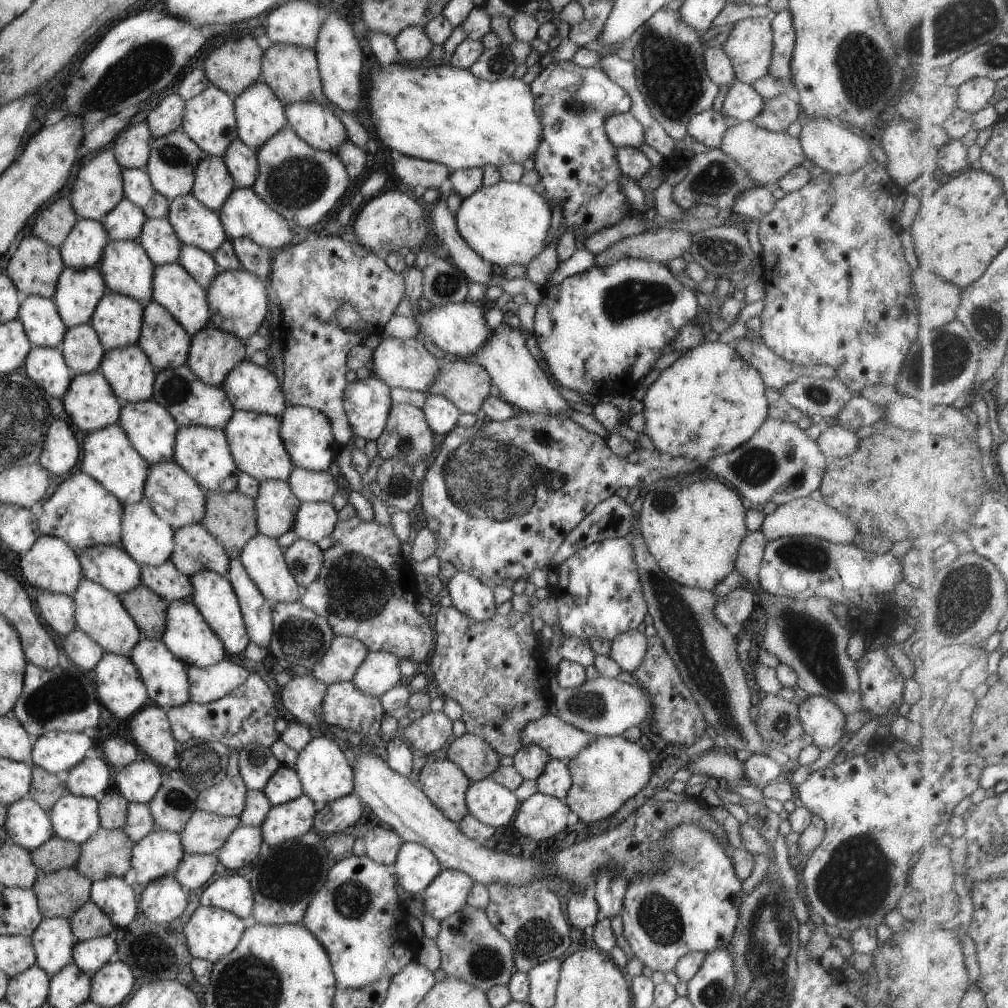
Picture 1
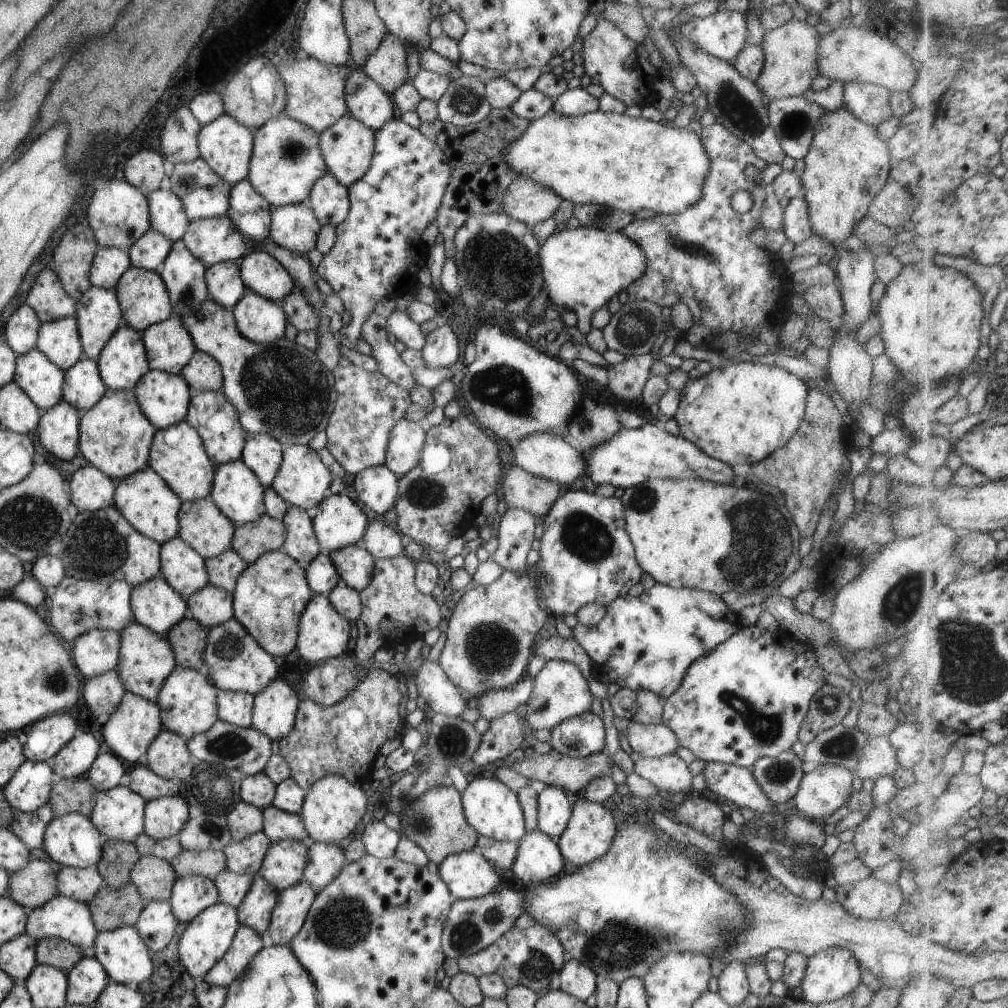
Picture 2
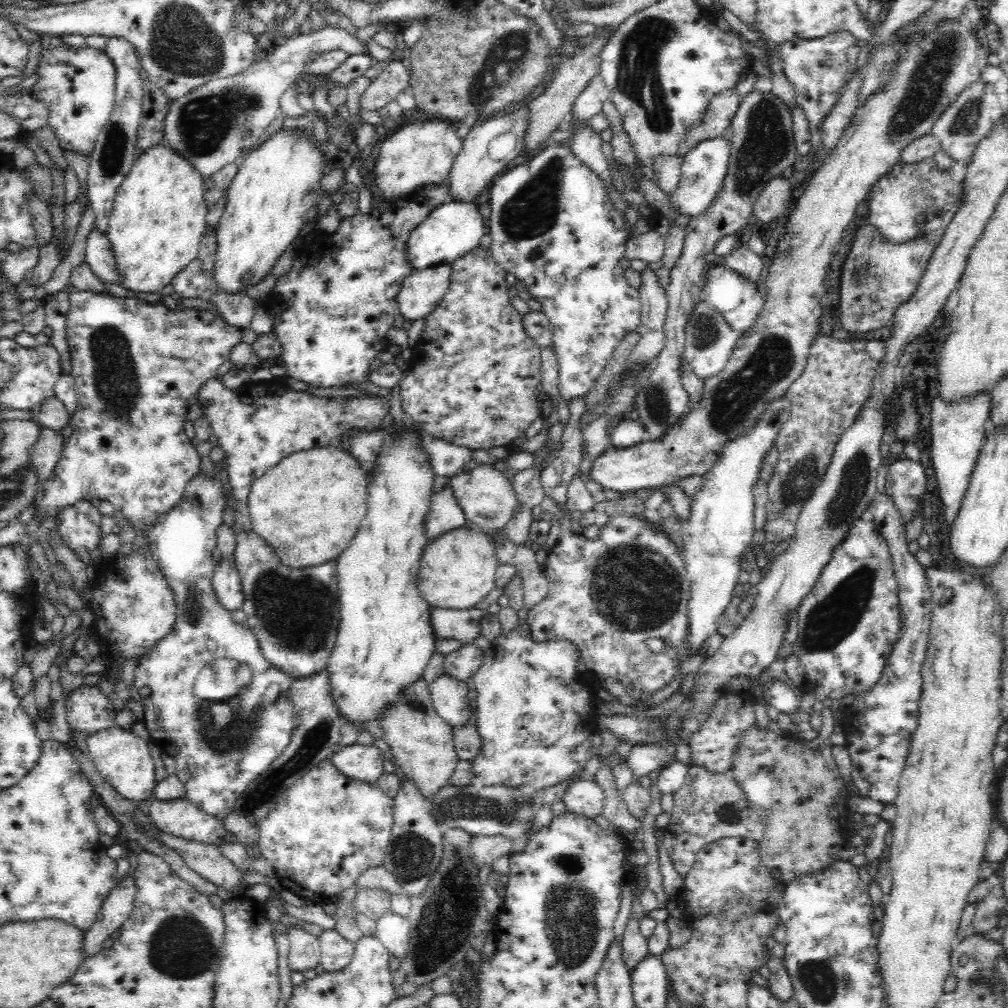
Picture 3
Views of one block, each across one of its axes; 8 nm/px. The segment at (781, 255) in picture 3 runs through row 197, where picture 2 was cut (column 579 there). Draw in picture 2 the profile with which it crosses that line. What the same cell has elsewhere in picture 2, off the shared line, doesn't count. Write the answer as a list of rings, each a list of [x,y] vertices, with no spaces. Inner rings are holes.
[[[584,797],[579,798],[572,805],[567,826],[556,842],[563,860],[573,864],[573,866],[581,867],[583,864],[591,862],[594,858],[605,854],[613,840],[613,836],[615,836],[615,827],[614,815],[601,803],[589,802]]]

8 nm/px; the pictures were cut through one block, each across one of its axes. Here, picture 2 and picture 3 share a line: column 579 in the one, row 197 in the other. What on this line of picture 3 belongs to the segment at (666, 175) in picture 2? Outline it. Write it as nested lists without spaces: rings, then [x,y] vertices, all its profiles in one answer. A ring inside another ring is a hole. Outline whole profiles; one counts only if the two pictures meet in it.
[[[163,141],[139,154],[116,189],[106,234],[116,257],[120,285],[130,290],[158,292],[166,284],[171,284],[172,277],[197,257],[200,239],[208,226],[207,207],[204,175],[196,171],[196,167],[188,159],[169,148]]]

